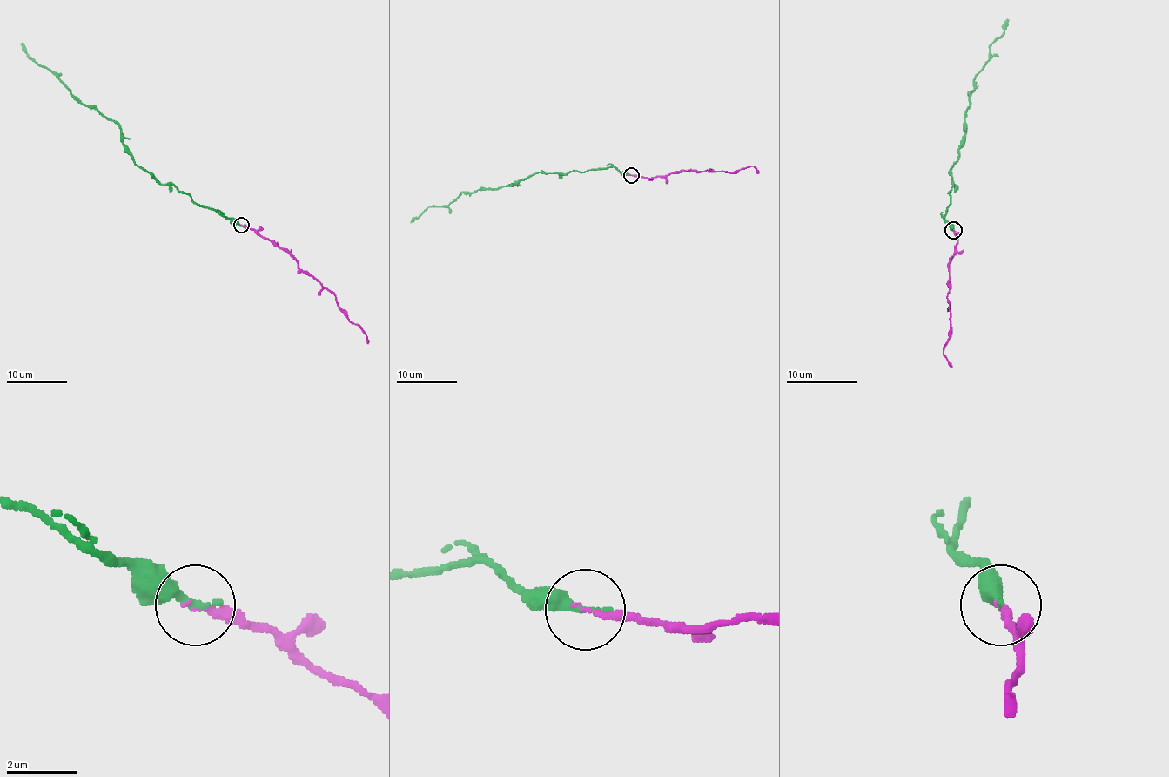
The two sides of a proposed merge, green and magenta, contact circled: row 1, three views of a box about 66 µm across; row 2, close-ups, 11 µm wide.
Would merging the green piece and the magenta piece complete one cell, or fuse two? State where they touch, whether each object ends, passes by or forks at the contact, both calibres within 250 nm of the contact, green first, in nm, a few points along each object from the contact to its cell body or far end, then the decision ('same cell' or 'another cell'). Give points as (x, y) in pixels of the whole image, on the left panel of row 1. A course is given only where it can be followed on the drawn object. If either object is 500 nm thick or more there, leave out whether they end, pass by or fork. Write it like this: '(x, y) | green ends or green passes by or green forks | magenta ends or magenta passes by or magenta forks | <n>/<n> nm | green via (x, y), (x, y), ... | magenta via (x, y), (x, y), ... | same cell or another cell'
(241, 225) | green ends | magenta ends | 320/170 nm | green via (240, 226), (144, 171), (119, 127), (39, 66), (23, 42) | magenta via (240, 226), (254, 228), (273, 240), (302, 271), (326, 287), (348, 318), (363, 332), (367, 344) | same cell

